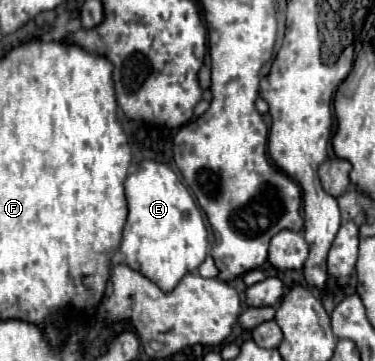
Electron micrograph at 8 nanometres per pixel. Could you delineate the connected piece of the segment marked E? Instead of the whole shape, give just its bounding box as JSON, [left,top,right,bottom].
[120,160,208,292]

